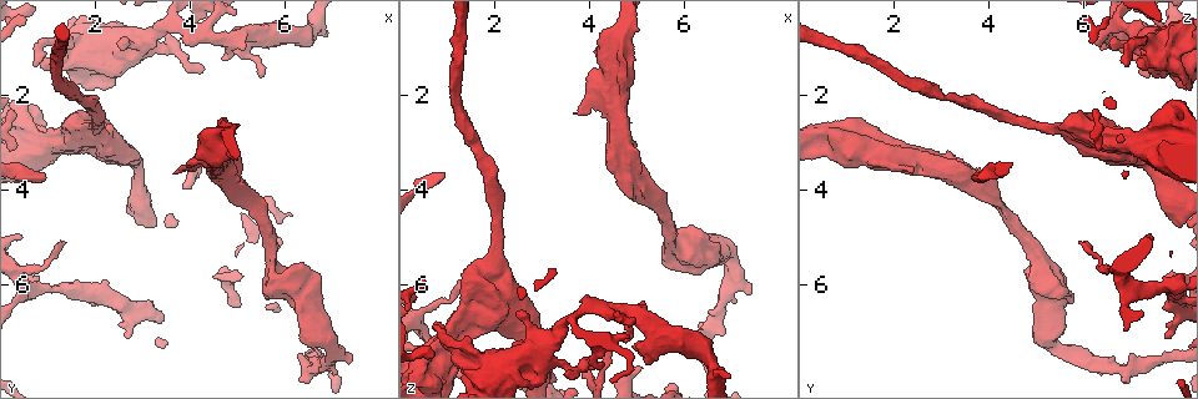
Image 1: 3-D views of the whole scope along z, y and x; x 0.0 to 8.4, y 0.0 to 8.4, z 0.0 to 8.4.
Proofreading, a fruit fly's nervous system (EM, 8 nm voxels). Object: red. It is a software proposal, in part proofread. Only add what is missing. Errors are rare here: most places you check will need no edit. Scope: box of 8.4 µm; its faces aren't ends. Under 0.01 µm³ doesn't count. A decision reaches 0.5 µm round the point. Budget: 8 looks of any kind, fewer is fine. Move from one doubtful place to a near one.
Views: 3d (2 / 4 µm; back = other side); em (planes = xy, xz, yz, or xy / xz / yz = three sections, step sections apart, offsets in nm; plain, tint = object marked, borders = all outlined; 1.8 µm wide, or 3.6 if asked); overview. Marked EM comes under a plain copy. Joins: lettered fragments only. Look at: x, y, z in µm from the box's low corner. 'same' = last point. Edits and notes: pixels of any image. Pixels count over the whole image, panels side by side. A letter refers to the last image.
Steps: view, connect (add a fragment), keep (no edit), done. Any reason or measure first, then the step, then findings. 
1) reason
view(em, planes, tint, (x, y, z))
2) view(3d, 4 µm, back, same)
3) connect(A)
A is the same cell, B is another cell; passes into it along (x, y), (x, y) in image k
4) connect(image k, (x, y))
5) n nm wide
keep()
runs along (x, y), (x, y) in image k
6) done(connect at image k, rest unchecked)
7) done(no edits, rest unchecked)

sudden change in width
view(em, 3.6 µm, planes, borders, (1.65, 1.05, 7.65))

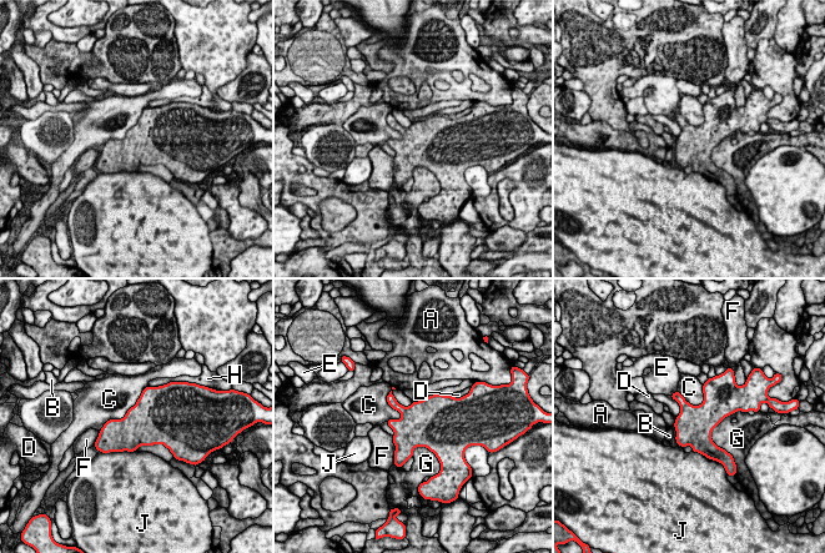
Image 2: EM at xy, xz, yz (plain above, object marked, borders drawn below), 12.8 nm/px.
480 nm wide; C touches over 850 nm
keep()
A, B, C, D, E, F, G, H and J are other cells; none of them fits

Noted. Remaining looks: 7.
branch stops here
view(3d, 2 µm, (0.90, 3.75, 3.70))

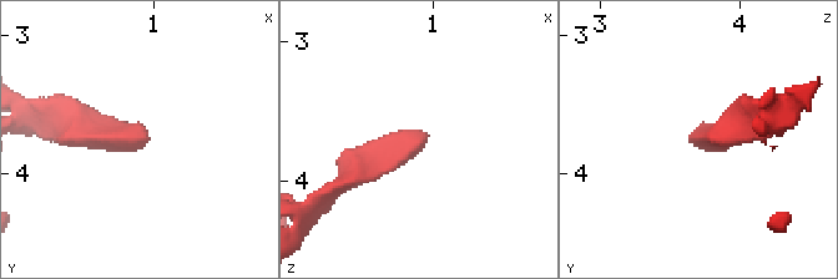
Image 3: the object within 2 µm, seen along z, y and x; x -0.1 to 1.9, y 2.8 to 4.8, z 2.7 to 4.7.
now the EM
view(em, planes, borders, (0.94, 3.78, 3.68))

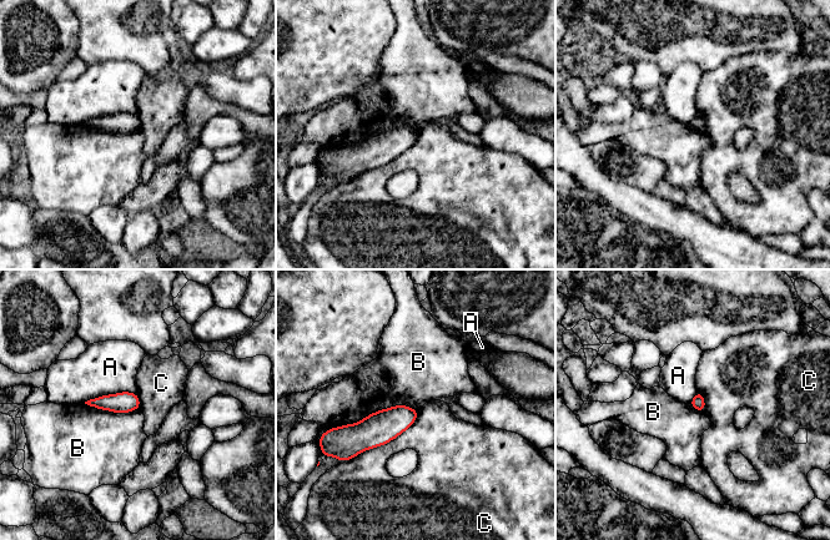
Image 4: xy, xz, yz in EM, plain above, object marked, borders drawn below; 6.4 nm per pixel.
keep()
A, B and C are other cells; border along (418, 410), (391, 405), (331, 429) in image 4; no lettered fragment goes on from it

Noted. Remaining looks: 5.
thick end
view(3d, 4 µm, (4.85, 1.10, 7.20))

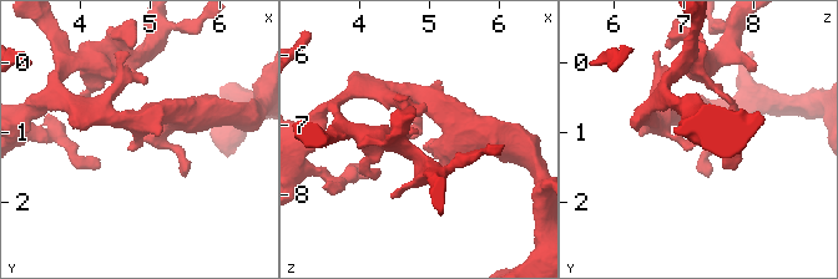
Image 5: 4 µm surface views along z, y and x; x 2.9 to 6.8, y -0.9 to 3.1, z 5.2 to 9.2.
view(em, yz, step 8, borders, (4.85, 1.15, 7.20))

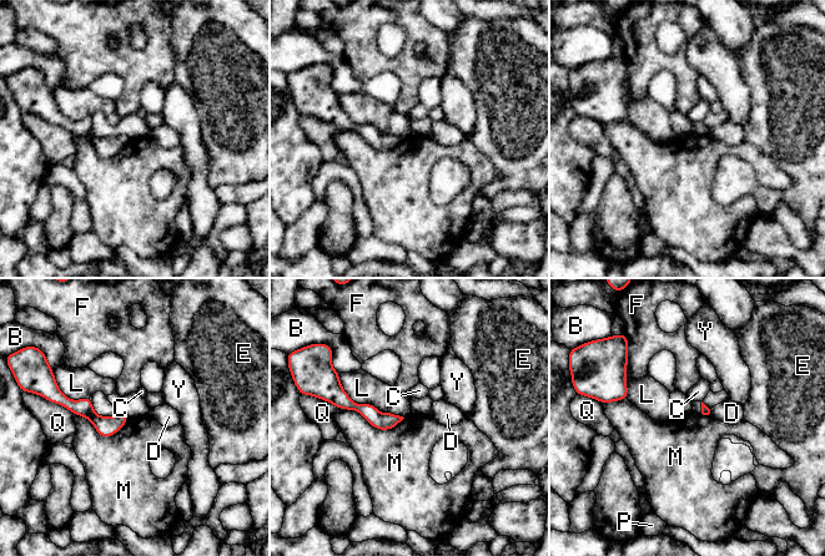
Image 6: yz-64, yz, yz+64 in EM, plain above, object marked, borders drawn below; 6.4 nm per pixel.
view(em, planes, borders, same)

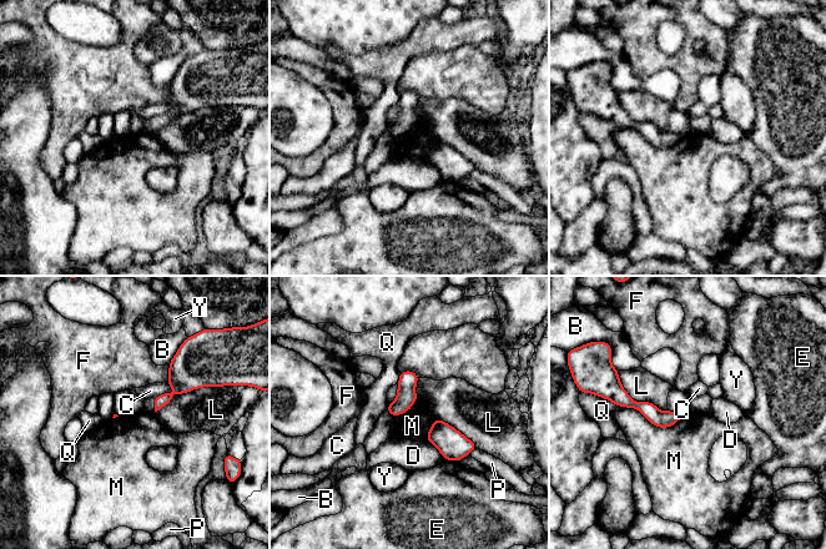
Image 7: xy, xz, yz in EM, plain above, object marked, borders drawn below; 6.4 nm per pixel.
keep()
B, C, D, E, F, L, M, P, Q and Y are other cells; border along (618, 406), (658, 427), (684, 416) in image 7; none of them fits

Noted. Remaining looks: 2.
free end
view(em, xy, step 16, tint, (2.65, 7.10, 7.75))

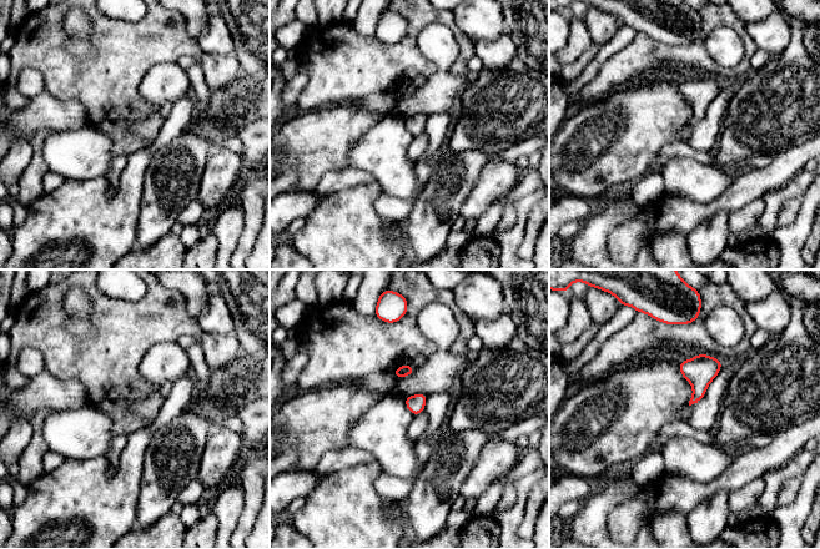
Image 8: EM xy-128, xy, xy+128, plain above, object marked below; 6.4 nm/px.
view(em, planes, borders, same)

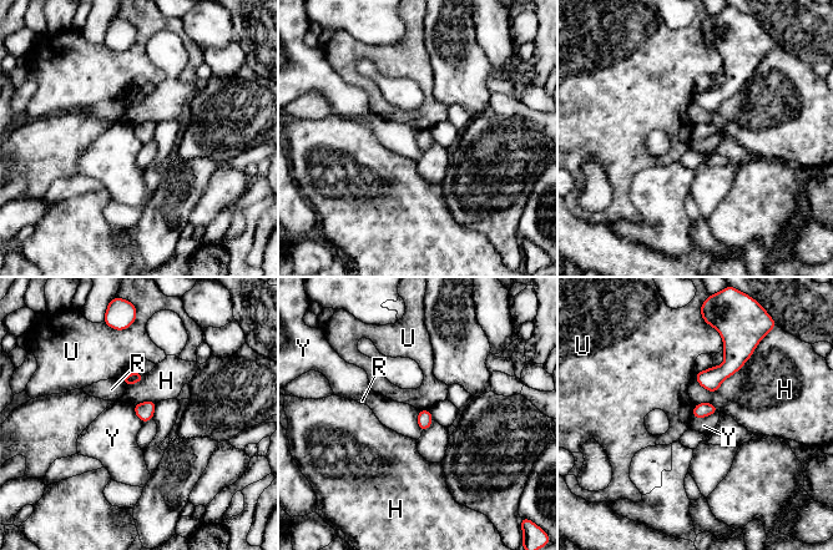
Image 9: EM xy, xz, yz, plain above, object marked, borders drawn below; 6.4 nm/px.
keep()
H, R, U and Y are other cells; border along (717, 412), (702, 418), (691, 417) in image 9; none of them fits

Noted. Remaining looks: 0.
done(no edits, rest unchecked)

